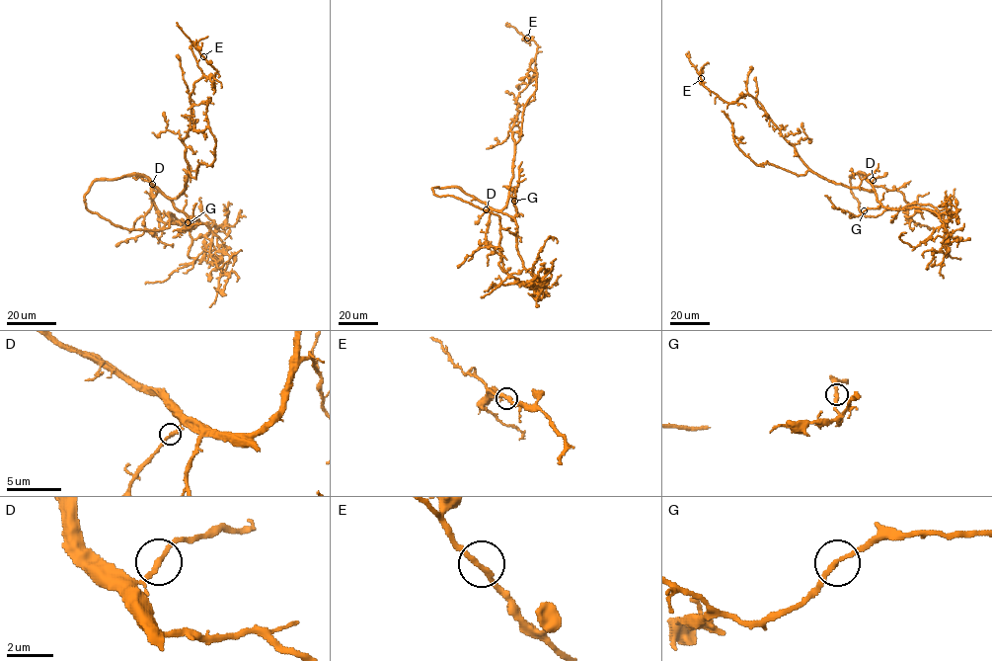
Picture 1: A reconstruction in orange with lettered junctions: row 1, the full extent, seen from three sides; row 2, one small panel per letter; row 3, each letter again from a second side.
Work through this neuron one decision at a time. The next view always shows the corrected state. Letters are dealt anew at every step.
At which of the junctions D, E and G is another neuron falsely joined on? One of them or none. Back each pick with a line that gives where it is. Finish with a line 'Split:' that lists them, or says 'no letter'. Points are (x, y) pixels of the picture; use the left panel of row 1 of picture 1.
Split: no letter

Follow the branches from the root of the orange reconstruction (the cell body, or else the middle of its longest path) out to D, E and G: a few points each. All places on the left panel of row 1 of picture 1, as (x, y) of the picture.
D: (186, 182), (186, 188), (176, 198), (165, 197), (152, 184)
E: (186, 182), (184, 139), (191, 117), (190, 93), (203, 76), (213, 87), (216, 72), (203, 56)
G: (186, 182), (182, 193), (171, 199), (173, 206), (190, 219), (188, 222)

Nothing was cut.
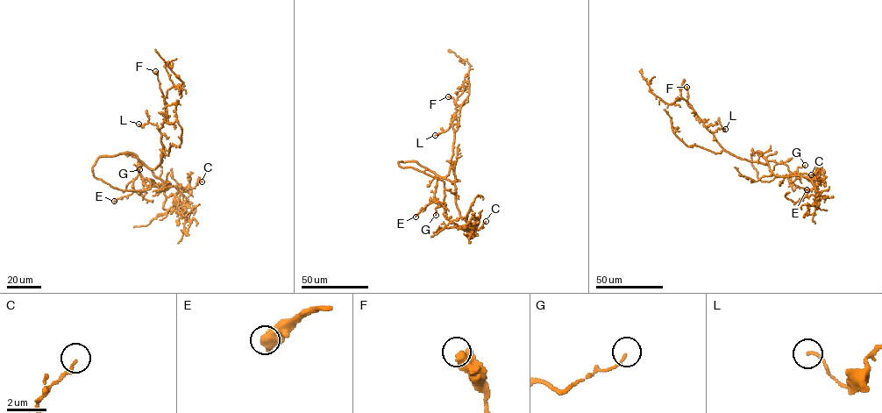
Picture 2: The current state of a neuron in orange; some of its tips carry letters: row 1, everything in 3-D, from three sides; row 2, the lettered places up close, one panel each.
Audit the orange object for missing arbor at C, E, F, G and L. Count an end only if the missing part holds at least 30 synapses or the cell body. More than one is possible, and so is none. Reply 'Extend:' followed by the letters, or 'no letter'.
Extend: no letter

